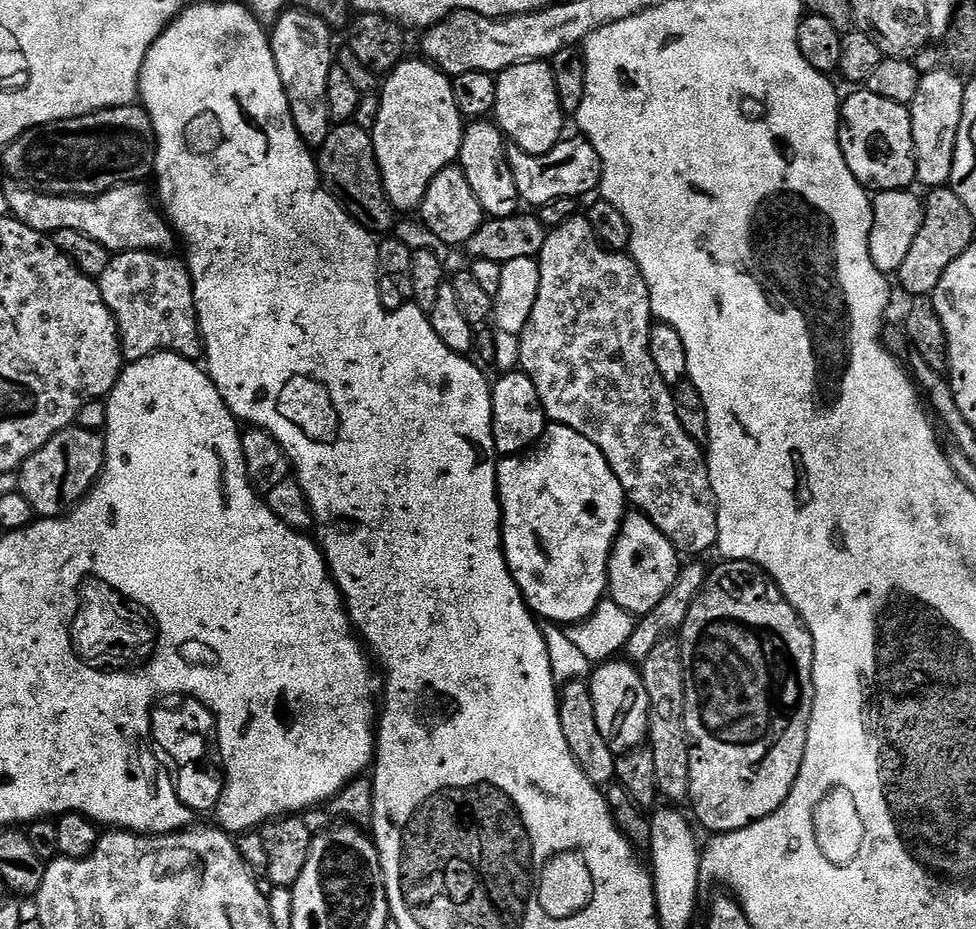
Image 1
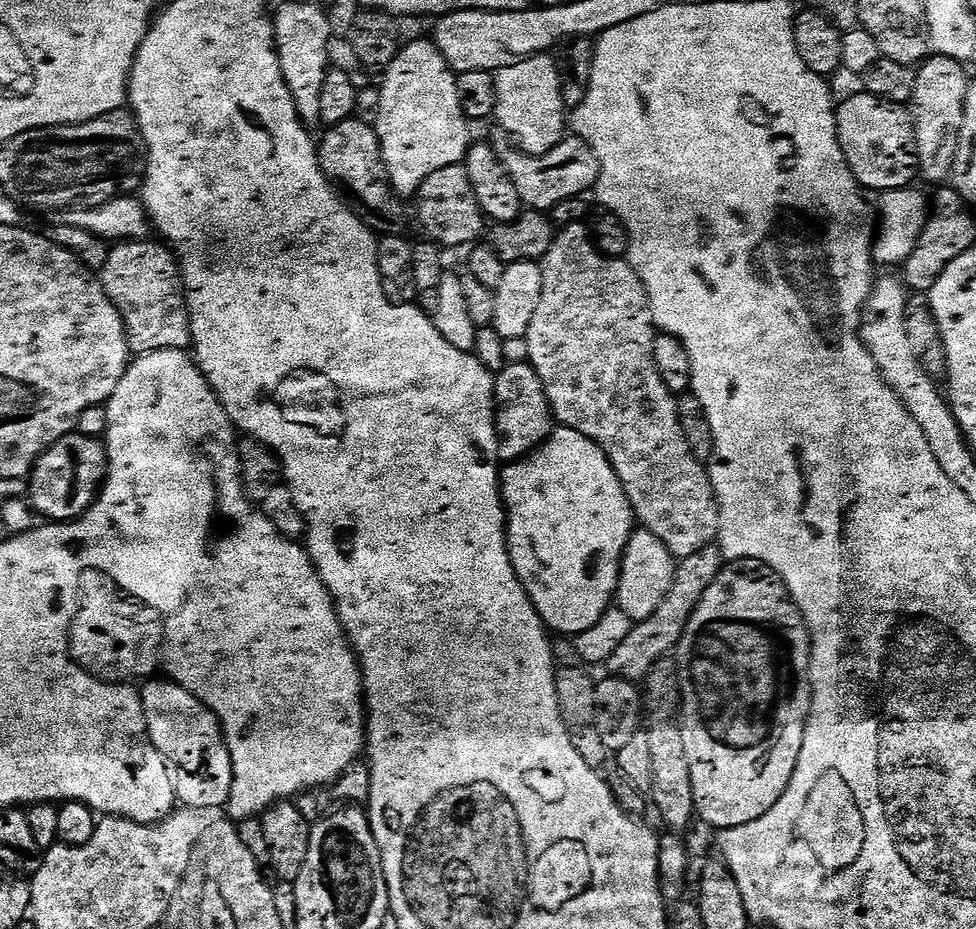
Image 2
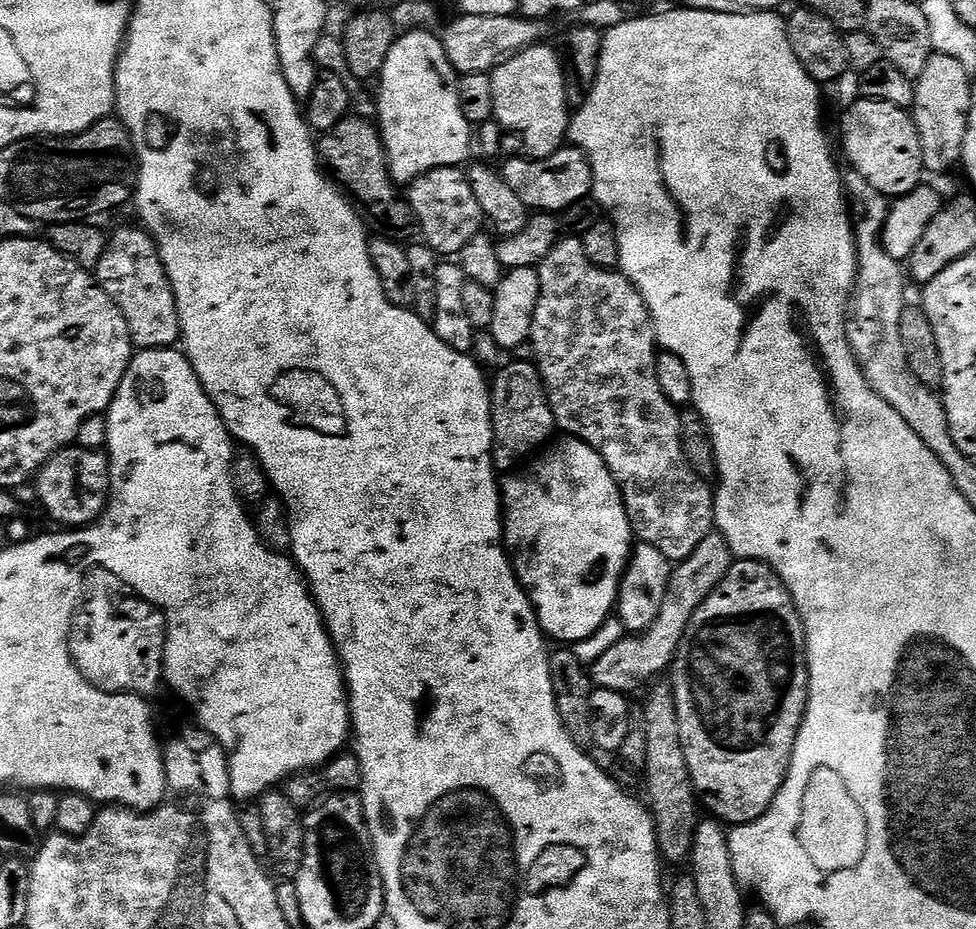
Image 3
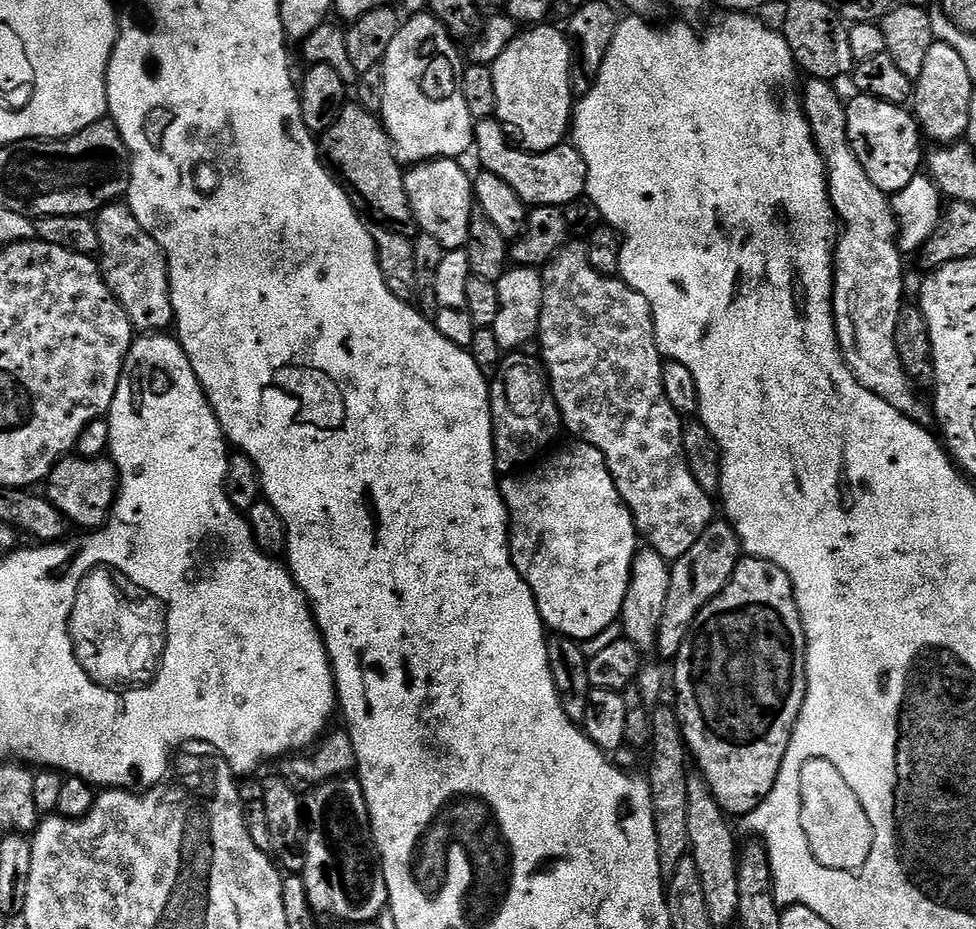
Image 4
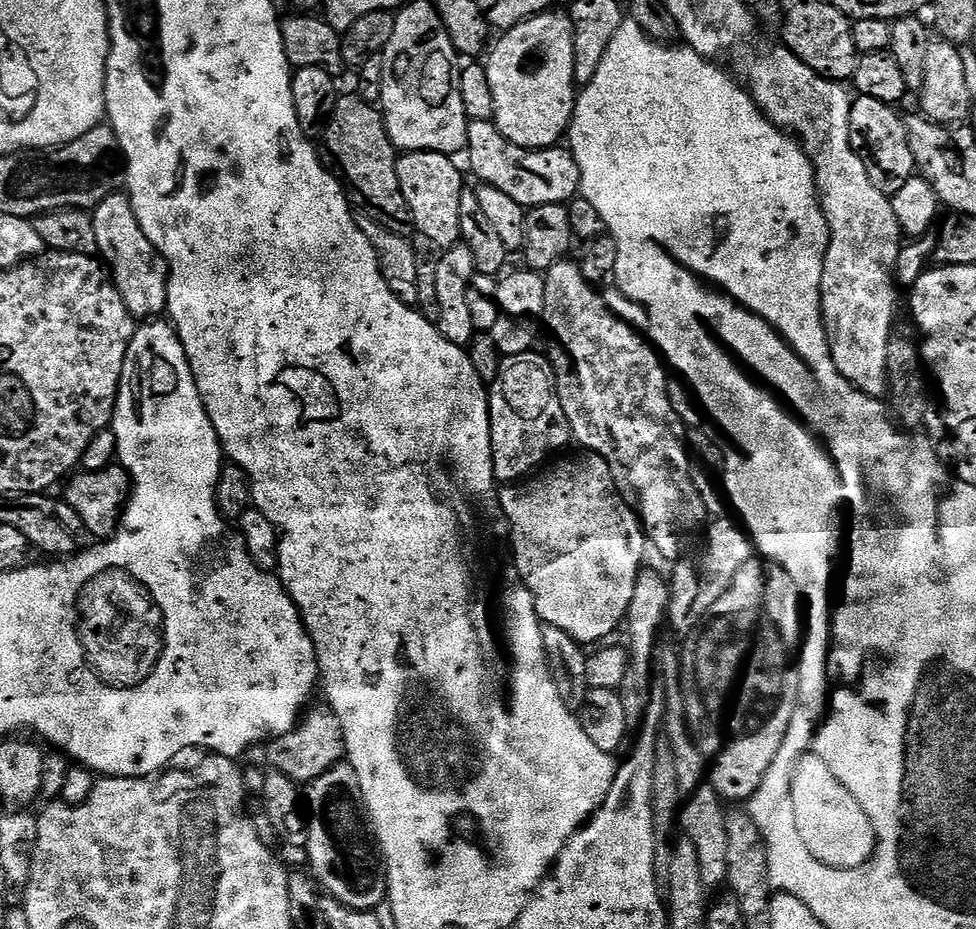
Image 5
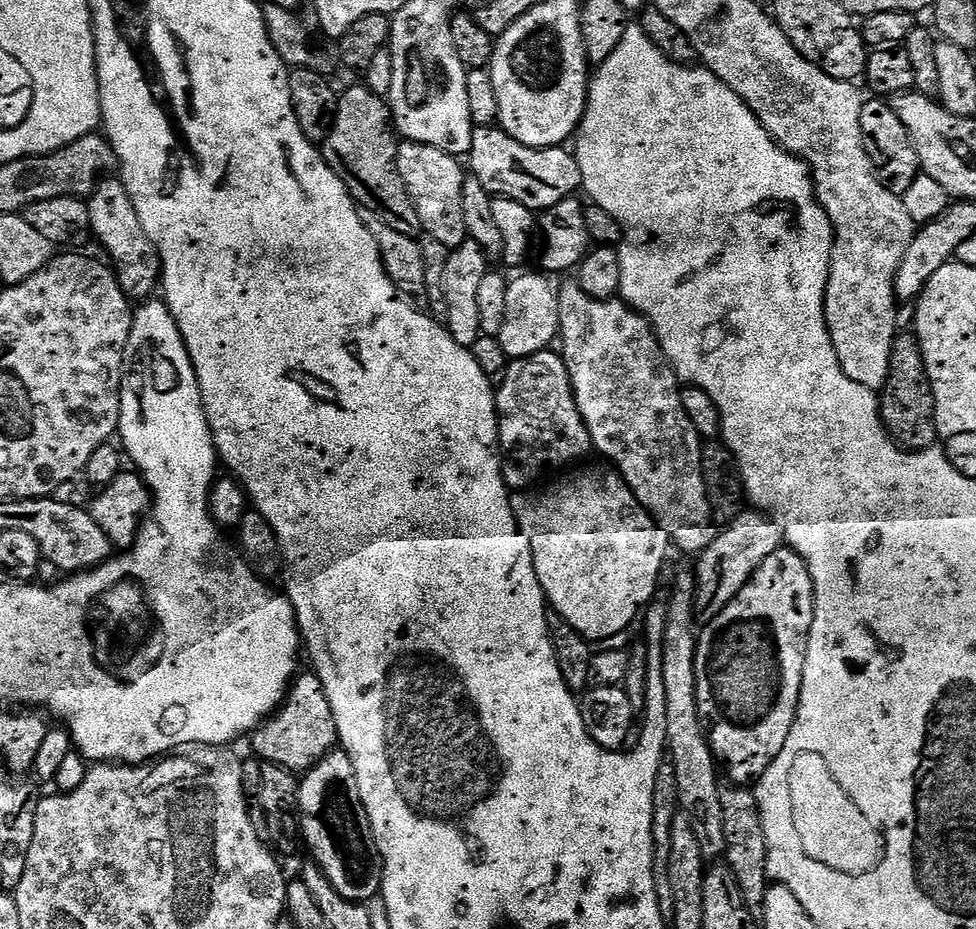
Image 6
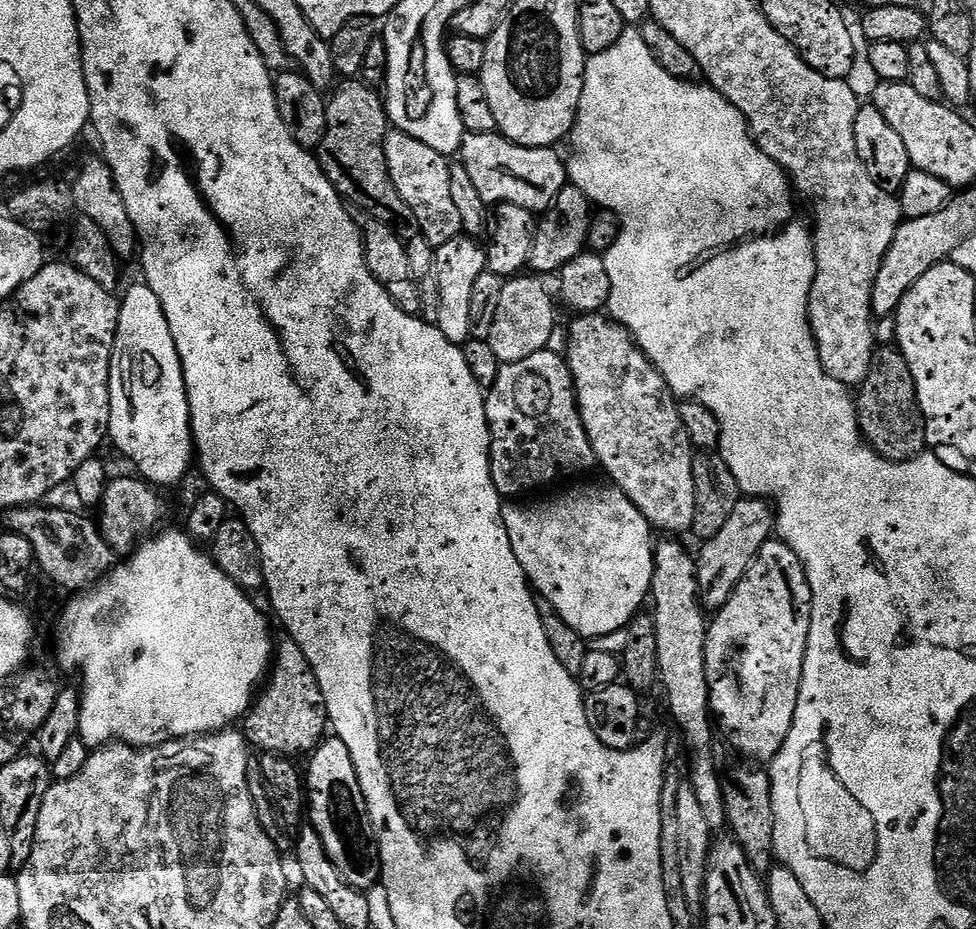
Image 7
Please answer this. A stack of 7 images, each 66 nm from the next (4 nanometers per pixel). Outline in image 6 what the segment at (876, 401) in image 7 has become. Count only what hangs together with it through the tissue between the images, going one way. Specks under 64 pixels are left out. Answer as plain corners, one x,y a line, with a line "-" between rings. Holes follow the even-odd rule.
897,335
892,341
888,376
879,393
880,419
897,444
909,449
931,448
937,439
934,427
934,409
932,393
928,386
928,377
924,374
924,359
920,356
920,345
915,335

